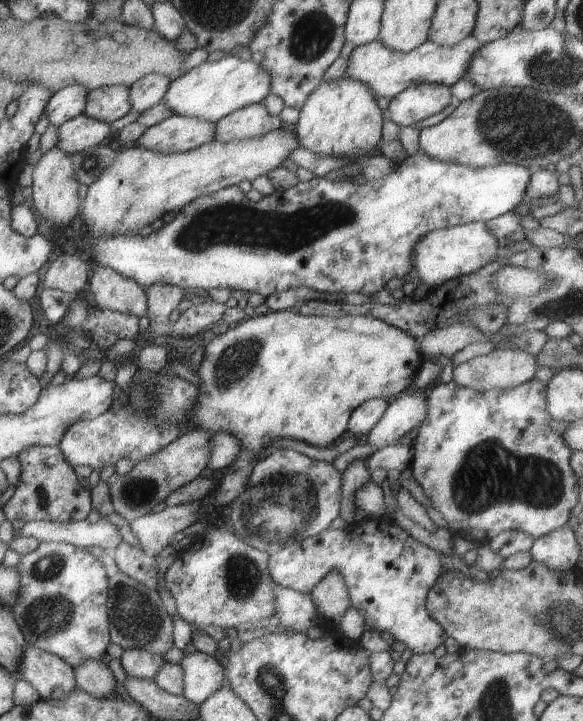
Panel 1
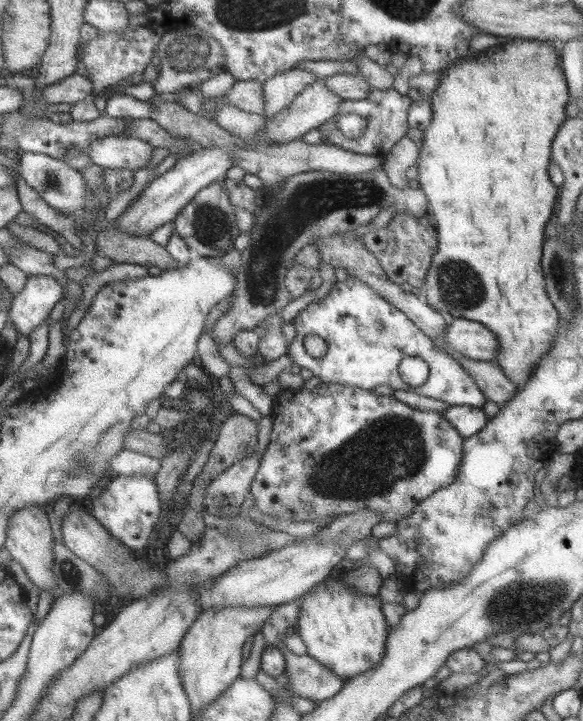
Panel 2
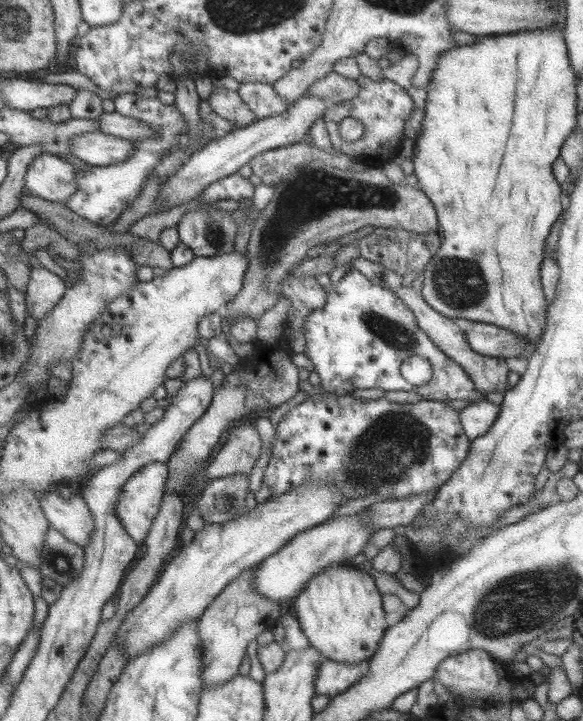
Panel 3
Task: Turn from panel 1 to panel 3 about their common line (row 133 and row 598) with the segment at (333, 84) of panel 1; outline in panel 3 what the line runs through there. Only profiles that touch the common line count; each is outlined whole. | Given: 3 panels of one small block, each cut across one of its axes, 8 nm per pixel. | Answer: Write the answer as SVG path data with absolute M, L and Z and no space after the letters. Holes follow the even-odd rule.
M347 563L330 566L321 574L316 574L292 600L291 607L299 620L300 628L308 637L309 645L332 661L358 663L374 656L389 627L384 618L386 612L382 607L382 595L366 567Z

